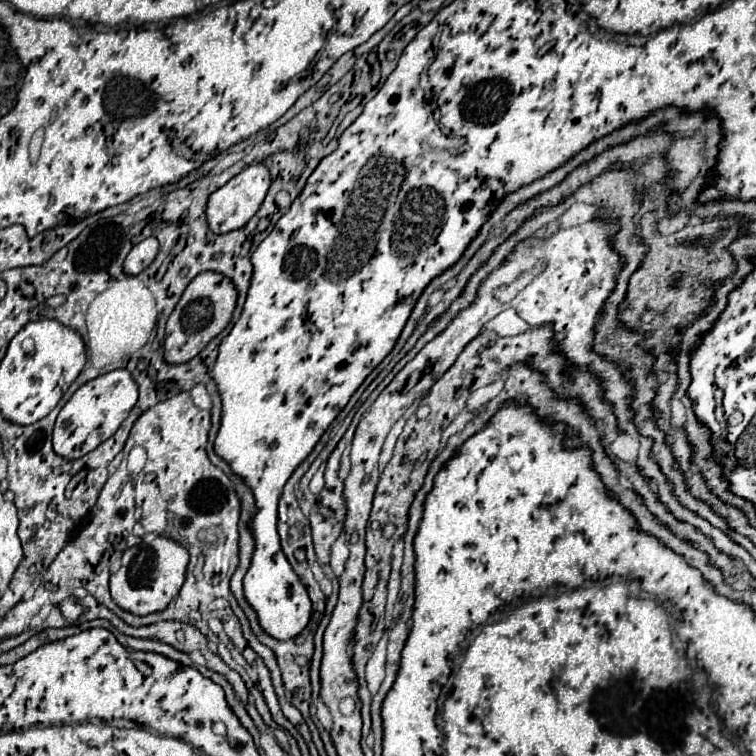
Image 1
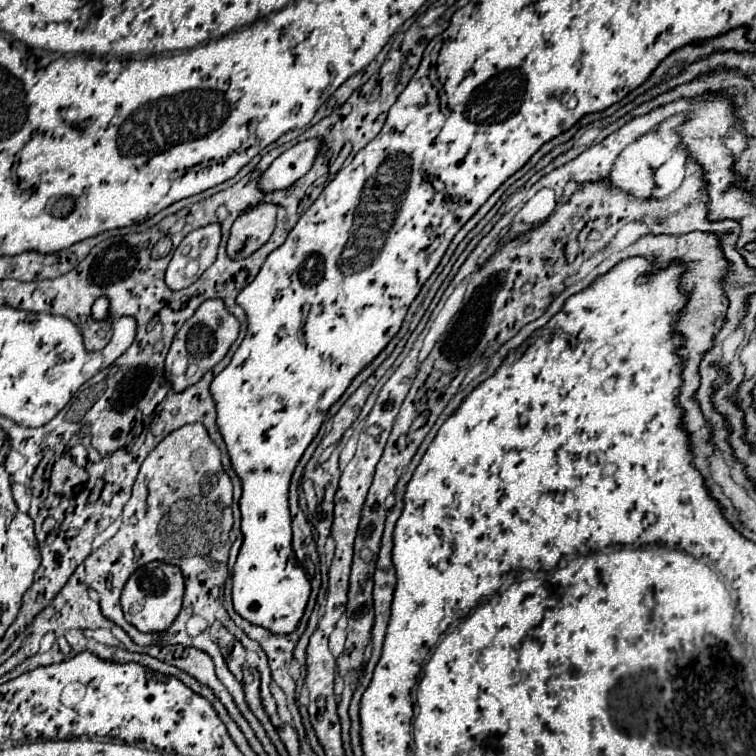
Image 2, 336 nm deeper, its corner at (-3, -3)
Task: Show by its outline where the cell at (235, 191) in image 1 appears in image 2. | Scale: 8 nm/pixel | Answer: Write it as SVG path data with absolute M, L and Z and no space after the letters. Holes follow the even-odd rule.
M258 203L242 211L232 223L228 237L228 257L244 259L252 255L260 245L268 241L276 225L276 205L274 203Z

